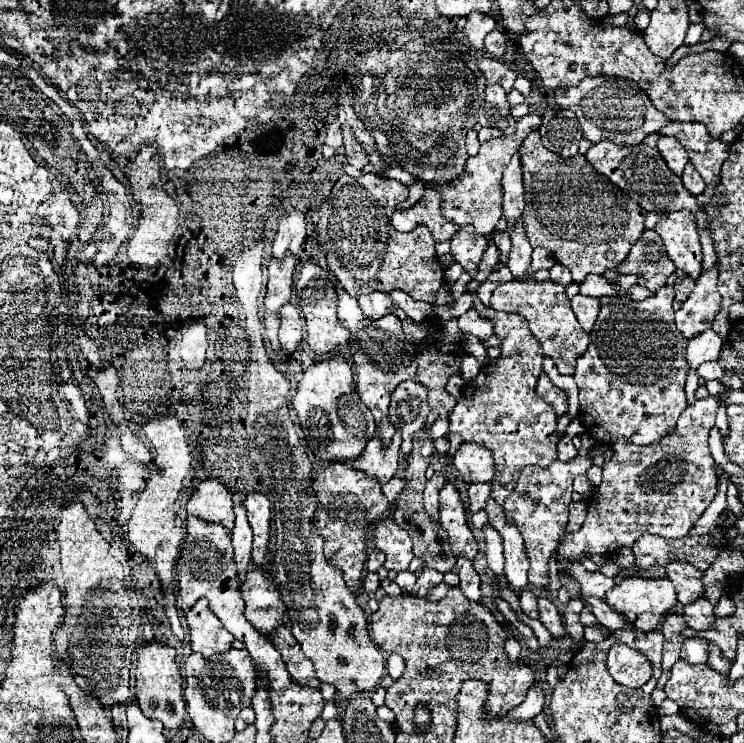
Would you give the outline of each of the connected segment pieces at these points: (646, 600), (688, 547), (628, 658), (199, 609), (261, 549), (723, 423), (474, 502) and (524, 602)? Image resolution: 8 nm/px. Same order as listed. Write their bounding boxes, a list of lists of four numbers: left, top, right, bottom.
[[604,577,678,633],[632,535,722,571],[608,645,652,689],[186,599,234,657],[244,493,270,565],[716,405,728,441],[468,483,490,513],[520,589,538,619]]

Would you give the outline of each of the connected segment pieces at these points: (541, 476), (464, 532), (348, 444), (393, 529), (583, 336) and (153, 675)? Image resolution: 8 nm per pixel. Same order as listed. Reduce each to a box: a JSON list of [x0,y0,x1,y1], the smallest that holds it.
[[506,453,592,589],[438,483,480,561],[292,355,376,463],[374,519,414,571],[492,281,590,375],[136,641,182,723]]

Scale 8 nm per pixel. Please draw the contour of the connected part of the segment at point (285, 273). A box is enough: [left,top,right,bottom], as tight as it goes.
[264,253,296,311]

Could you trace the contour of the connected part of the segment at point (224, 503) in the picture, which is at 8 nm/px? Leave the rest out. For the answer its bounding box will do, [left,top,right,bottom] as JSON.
[186,481,236,531]

